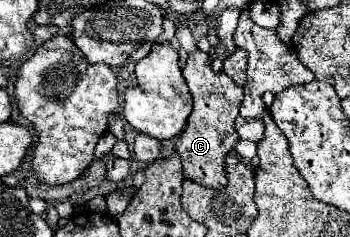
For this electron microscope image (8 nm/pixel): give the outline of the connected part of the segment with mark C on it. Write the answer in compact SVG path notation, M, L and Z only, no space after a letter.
M196 51L188 57L184 67L184 79L190 87L190 95L194 99L194 111L188 119L184 133L176 139L176 153L180 153L184 175L188 179L196 179L206 187L222 187L226 181L224 173L224 157L238 143L238 135L234 131L234 119L239 115L239 107L244 99L244 89L226 73L214 73L208 65L208 55Z

